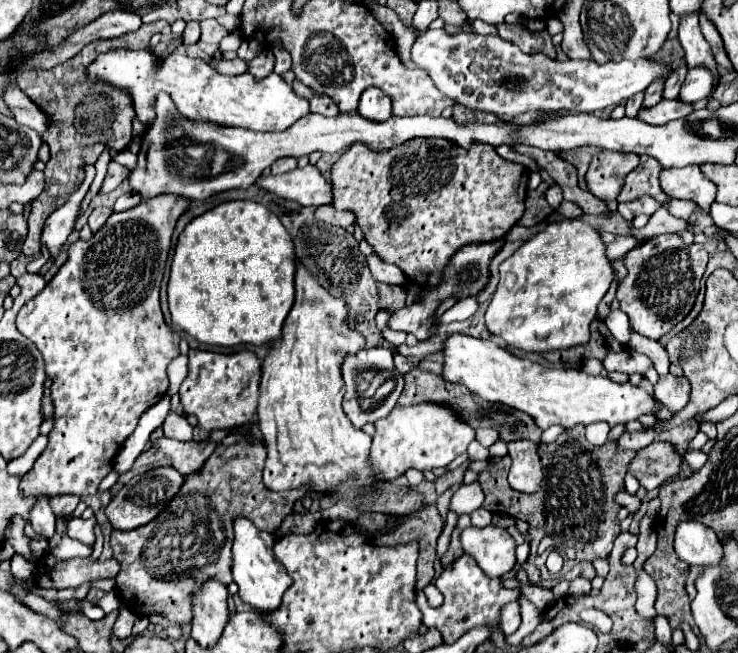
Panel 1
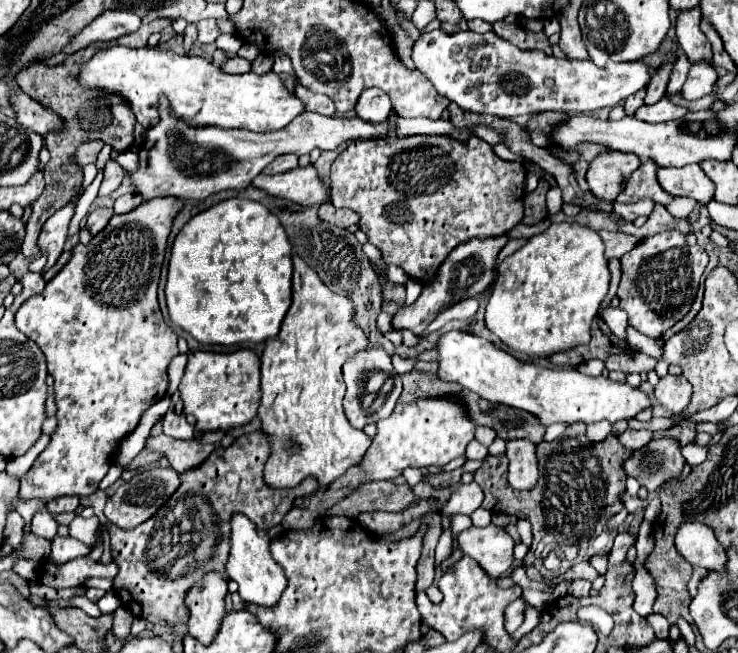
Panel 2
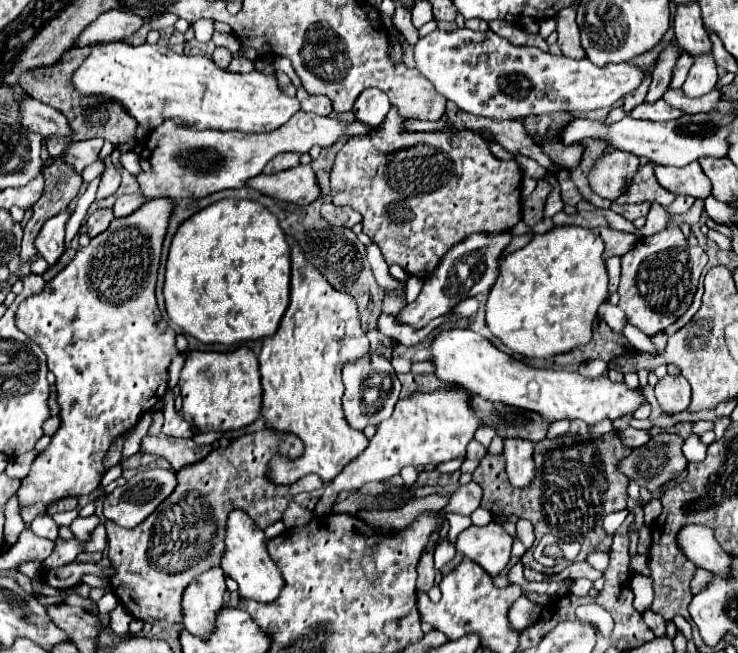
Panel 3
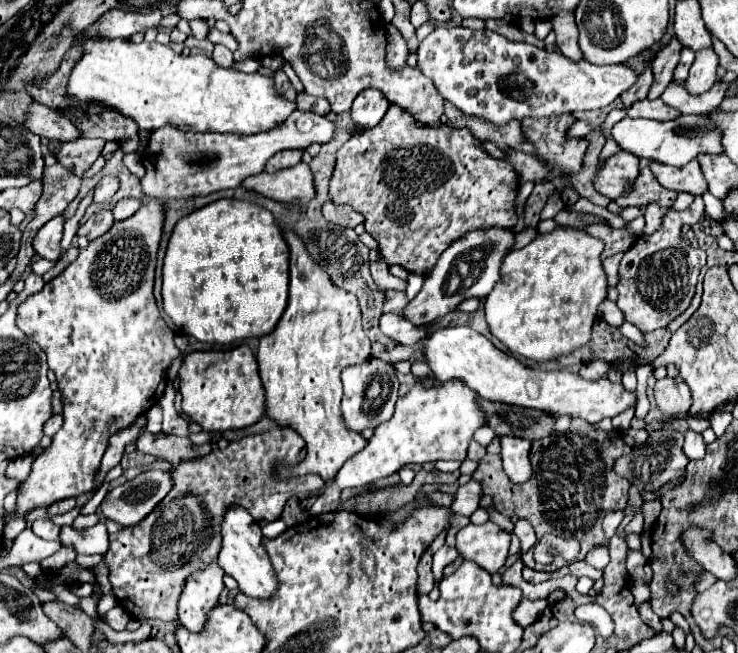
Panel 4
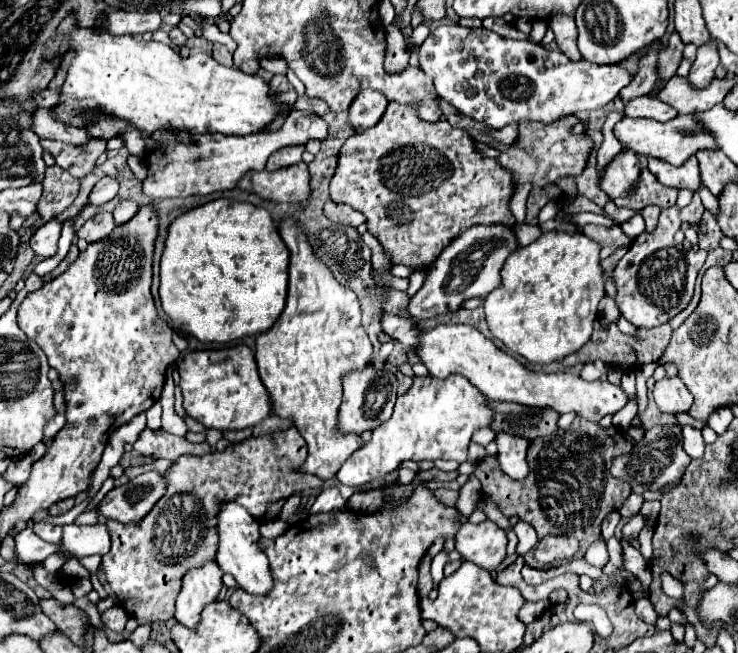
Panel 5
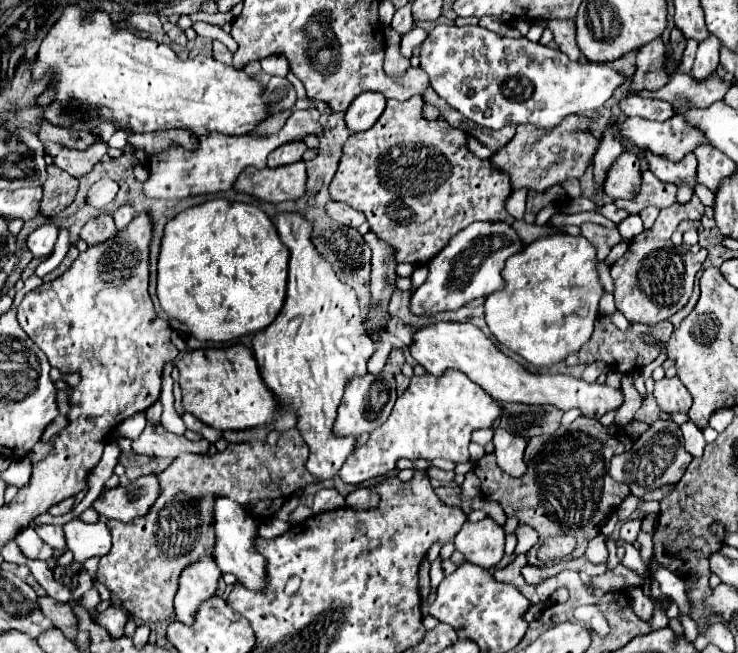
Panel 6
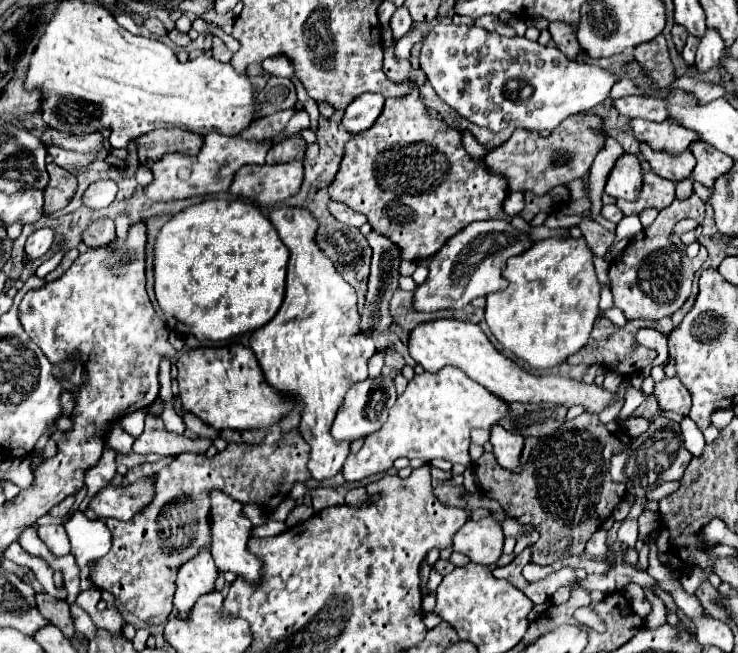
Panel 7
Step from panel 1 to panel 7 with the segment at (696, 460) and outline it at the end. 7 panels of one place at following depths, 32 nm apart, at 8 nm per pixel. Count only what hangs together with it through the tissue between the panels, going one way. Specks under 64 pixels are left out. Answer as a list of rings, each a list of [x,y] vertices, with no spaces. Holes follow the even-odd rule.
[[[686,416],[682,422],[682,436],[684,436],[684,446],[694,454],[694,456],[700,456],[702,450],[704,450],[704,436],[702,432],[698,430],[698,426]]]

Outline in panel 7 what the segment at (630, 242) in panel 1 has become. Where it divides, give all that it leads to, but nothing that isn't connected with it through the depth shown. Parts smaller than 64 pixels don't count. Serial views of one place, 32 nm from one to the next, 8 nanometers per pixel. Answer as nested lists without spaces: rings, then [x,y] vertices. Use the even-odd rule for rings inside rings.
[[[582,220],[578,224],[578,228],[582,230],[582,236],[586,240],[586,244],[590,246],[590,250],[596,254],[596,256],[604,256],[606,248],[612,244],[614,240],[614,234],[610,234],[608,230],[604,230],[598,222],[594,220]]]

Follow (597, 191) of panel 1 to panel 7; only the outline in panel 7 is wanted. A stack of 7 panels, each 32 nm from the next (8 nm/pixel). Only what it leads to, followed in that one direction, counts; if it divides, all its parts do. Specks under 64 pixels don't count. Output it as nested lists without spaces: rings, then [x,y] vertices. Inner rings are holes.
[[[622,154],[614,164],[604,192],[614,198],[638,200],[642,188],[642,170],[640,162],[634,154]]]

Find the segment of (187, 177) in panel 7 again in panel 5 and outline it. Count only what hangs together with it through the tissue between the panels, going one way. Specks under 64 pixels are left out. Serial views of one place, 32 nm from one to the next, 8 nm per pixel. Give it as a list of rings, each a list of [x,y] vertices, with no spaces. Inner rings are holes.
[[[292,110],[284,122],[284,126],[278,132],[258,132],[248,136],[224,136],[224,134],[196,134],[192,136],[194,144],[182,144],[176,140],[176,136],[170,134],[170,130],[158,130],[152,136],[166,140],[166,146],[162,150],[154,150],[146,158],[148,178],[144,184],[144,194],[152,200],[156,198],[186,198],[196,194],[212,194],[220,190],[230,190],[238,184],[238,180],[248,170],[264,170],[266,160],[272,152],[284,148],[284,146],[296,146],[306,144],[310,138],[326,138],[328,124],[312,116],[312,112],[304,110]]]

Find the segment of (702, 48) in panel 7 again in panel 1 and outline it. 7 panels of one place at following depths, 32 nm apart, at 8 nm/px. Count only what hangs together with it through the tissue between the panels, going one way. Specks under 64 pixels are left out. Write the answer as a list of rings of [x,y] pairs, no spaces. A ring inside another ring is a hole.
[[[690,68],[680,90],[680,100],[688,104],[702,100],[712,94],[712,88],[712,72],[708,72],[708,68]]]

